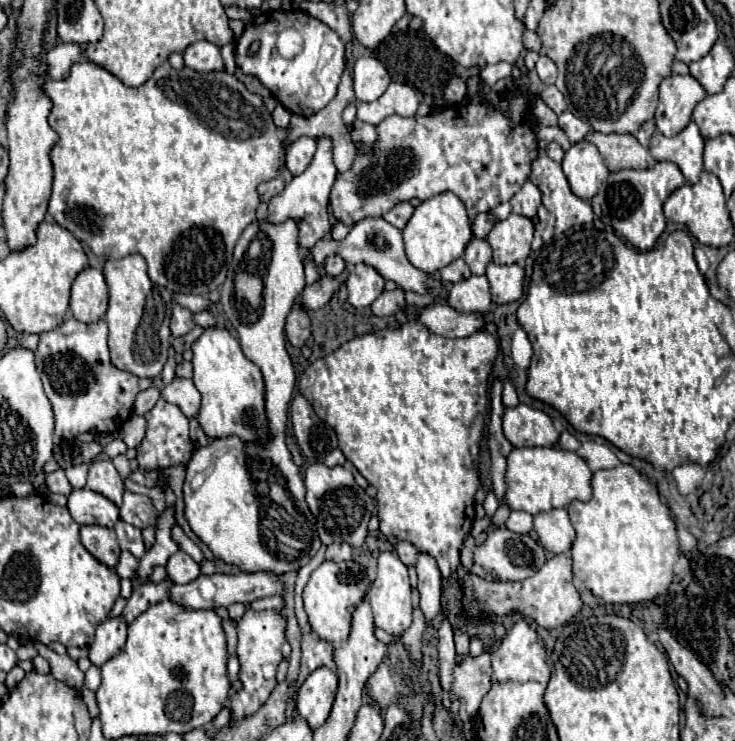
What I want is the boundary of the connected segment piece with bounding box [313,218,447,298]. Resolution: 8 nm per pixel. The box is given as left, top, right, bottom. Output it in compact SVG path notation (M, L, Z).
M367 218L367 220L361 220L359 224L355 224L351 228L351 232L347 234L345 240L341 242L335 242L335 240L319 240L315 246L313 246L313 256L317 260L317 264L321 266L323 260L329 256L329 254L339 254L345 258L347 266L355 266L359 262L365 262L365 264L371 264L375 270L379 270L379 274L383 274L387 280L393 280L397 286L401 286L403 290L413 290L417 294L425 294L425 290L433 290L435 296L441 296L445 298L447 296L447 286L441 284L439 280L429 280L429 276L425 272L421 272L419 268L415 268L407 254L405 254L405 248L403 248L403 236L401 236L401 230L397 230L395 226L391 226L387 220L383 218Z

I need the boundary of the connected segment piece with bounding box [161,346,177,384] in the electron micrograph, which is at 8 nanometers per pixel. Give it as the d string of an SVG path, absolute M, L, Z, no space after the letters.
M169 346L169 358L167 358L167 364L161 372L161 382L163 384L169 384L175 378L175 364L177 364L175 362L175 350L173 350L173 346Z

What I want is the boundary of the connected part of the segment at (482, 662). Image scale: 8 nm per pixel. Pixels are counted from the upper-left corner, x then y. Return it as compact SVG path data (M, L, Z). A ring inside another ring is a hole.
M483 650L481 656L471 658L467 656L467 660L463 664L455 666L455 680L453 680L453 692L461 698L461 720L467 722L471 718L477 716L479 712L479 704L481 698L491 690L491 654L489 650Z

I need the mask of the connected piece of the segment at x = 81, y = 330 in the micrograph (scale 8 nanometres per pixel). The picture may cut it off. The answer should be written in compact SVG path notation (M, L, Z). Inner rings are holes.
M67 316L55 330L39 336L35 362L55 412L55 434L61 438L75 438L83 432L115 434L133 412L135 396L153 384L111 364L105 320L83 324Z

